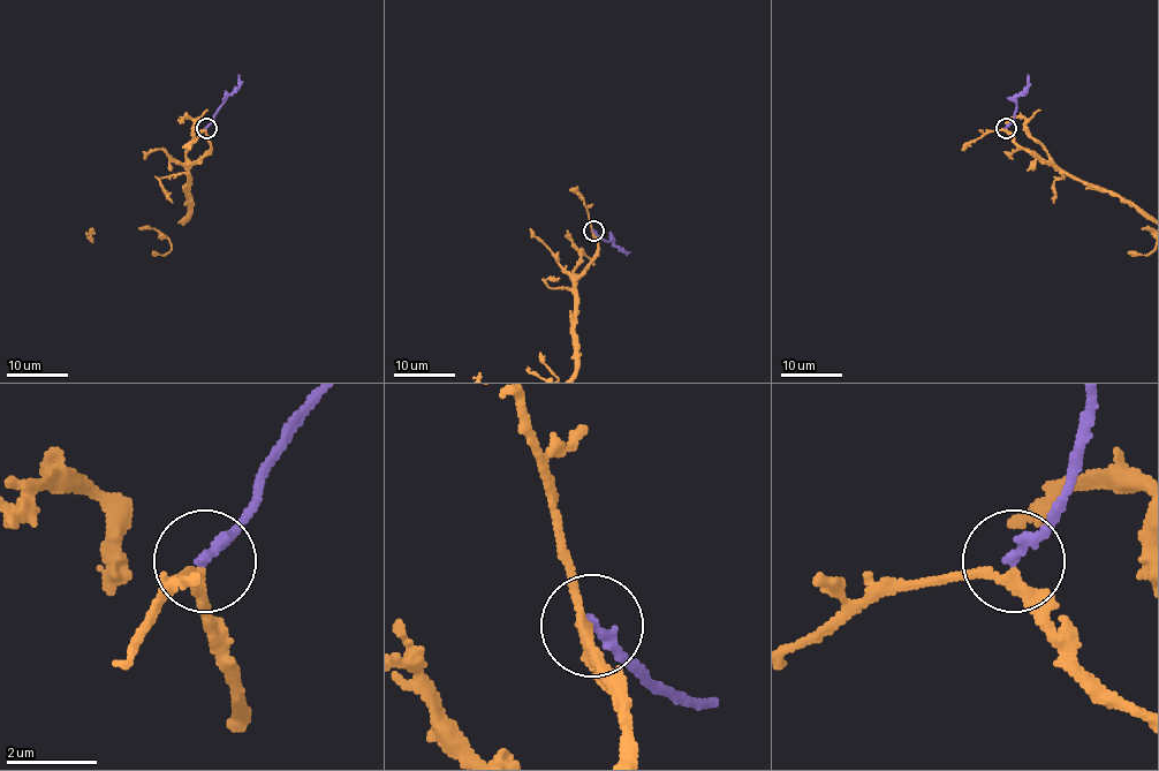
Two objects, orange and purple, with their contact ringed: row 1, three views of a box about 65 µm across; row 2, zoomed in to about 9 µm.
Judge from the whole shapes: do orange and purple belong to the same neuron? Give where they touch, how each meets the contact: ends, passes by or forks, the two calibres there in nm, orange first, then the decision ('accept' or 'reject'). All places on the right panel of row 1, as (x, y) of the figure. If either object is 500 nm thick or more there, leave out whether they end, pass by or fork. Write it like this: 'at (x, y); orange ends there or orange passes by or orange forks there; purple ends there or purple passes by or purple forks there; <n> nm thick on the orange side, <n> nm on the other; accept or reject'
at (1006, 128); orange passes by; purple ends there; 200 nm thick on the orange side, 240 nm on the other; accept

